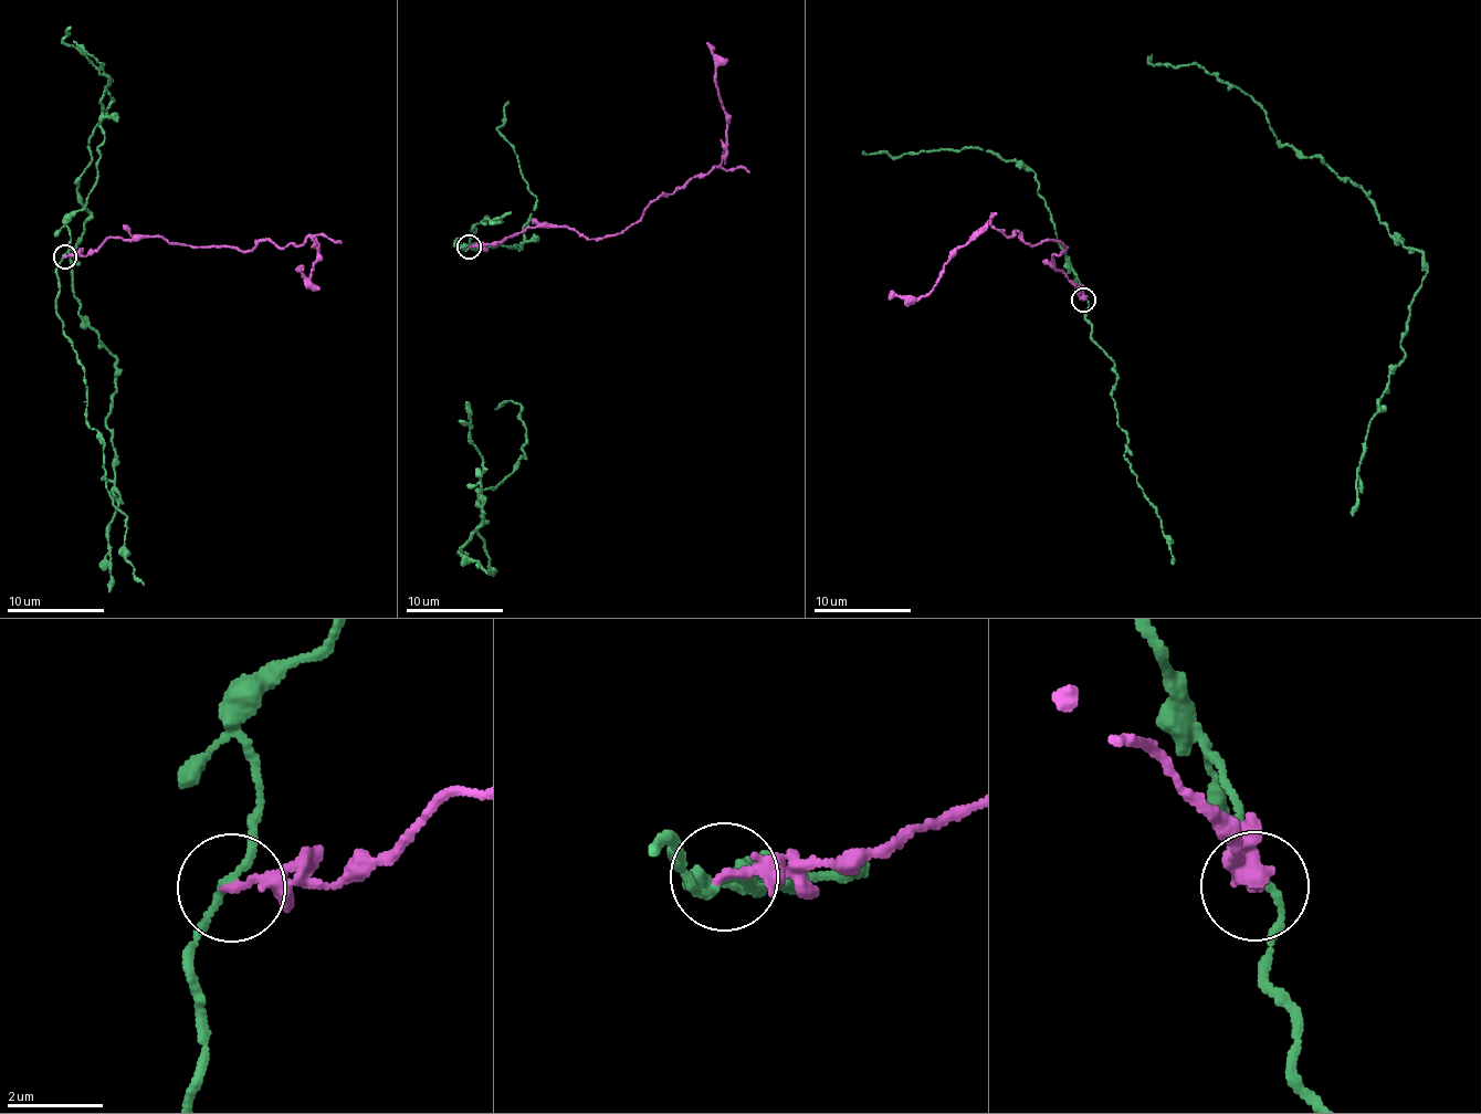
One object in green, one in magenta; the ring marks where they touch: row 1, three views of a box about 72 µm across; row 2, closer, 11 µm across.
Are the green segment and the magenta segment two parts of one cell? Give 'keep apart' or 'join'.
keep apart

